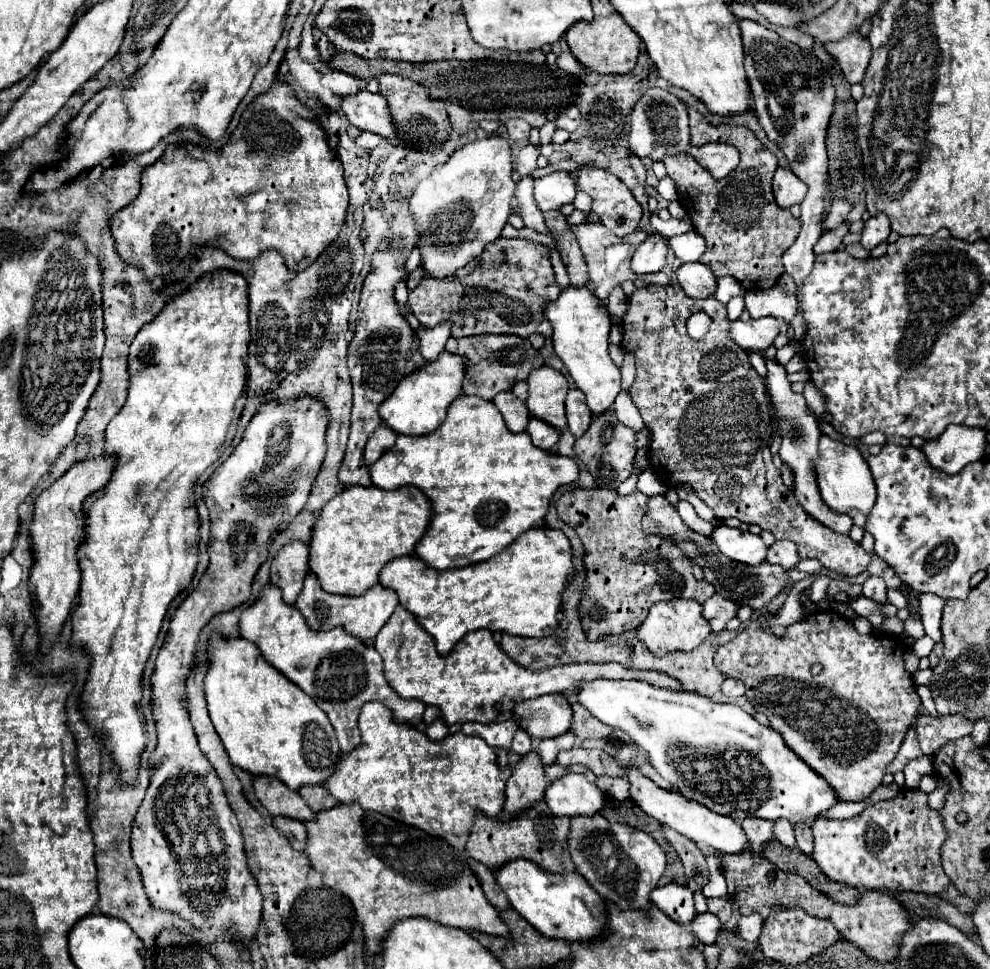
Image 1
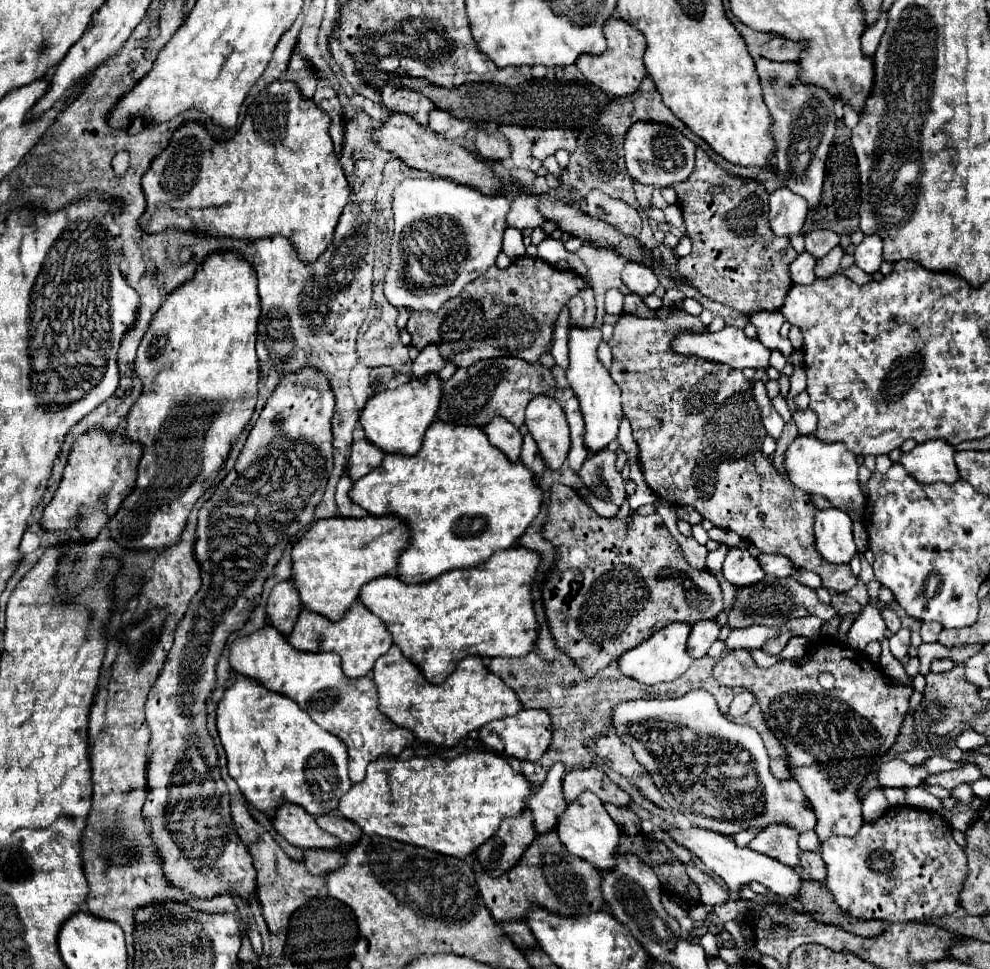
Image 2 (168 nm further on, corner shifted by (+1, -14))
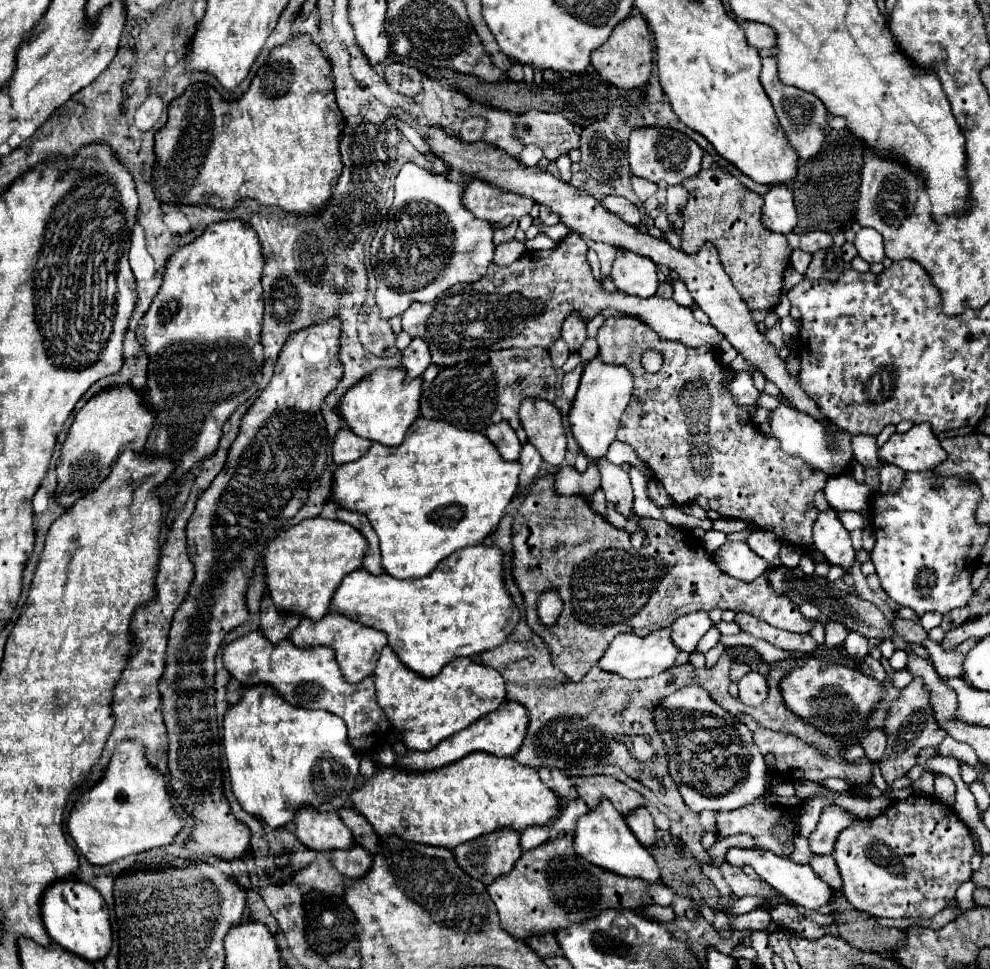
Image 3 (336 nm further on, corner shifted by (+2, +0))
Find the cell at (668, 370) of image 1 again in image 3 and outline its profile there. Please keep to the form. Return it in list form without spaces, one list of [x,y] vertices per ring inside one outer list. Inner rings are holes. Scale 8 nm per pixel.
[[[610,316],[598,330],[598,352],[604,362],[622,364],[634,376],[632,400],[622,414],[618,440],[634,448],[640,460],[654,472],[656,480],[666,488],[670,498],[676,504],[686,504],[694,496],[704,496],[710,502],[710,508],[716,510],[722,518],[738,518],[752,522],[762,530],[772,532],[782,542],[800,546],[804,552],[812,554],[816,562],[824,562],[824,556],[816,552],[812,544],[812,524],[818,516],[814,506],[814,494],[826,486],[828,476],[824,472],[814,472],[798,456],[788,456],[780,450],[776,438],[764,436],[754,424],[742,424],[738,420],[740,404],[730,396],[728,384],[732,382],[732,368],[720,362],[716,348],[700,346],[688,348],[678,342],[660,338],[648,324],[638,316]],[[646,350],[658,350],[664,356],[662,368],[652,374],[642,366],[642,354]]]

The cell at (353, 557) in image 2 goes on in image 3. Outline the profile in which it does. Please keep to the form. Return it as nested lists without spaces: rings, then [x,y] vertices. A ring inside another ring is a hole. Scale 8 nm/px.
[[[320,516],[302,520],[300,524],[278,534],[270,542],[264,558],[268,590],[272,592],[276,608],[320,620],[328,612],[330,600],[344,576],[362,568],[366,550],[368,542],[360,536],[360,532],[356,532],[356,528],[342,524],[340,520],[326,520]]]

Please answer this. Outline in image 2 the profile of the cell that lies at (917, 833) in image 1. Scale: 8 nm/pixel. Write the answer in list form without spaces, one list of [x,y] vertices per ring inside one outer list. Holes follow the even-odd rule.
[[[911,806],[891,808],[875,822],[865,822],[857,836],[833,836],[821,844],[821,856],[827,864],[825,886],[835,896],[841,910],[853,918],[885,920],[885,922],[919,922],[923,918],[941,918],[959,908],[959,892],[963,888],[967,856],[953,840],[953,830],[937,812],[927,812]]]

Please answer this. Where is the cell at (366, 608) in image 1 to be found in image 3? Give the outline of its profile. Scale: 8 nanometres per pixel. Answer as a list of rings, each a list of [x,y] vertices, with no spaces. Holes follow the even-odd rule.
[[[328,612],[322,620],[314,622],[308,618],[302,618],[300,624],[292,630],[290,640],[298,646],[298,648],[308,648],[308,646],[330,646],[336,652],[336,660],[340,664],[340,670],[344,674],[344,678],[348,682],[360,682],[366,676],[370,676],[374,672],[374,666],[378,662],[378,656],[382,652],[382,648],[386,646],[386,636],[384,632],[376,632],[376,628],[368,628],[356,620],[350,620],[346,616],[342,616],[340,612]]]

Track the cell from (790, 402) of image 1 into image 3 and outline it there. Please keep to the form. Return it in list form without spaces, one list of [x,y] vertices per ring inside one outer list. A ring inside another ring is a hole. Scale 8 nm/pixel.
[[[834,508],[820,512],[818,520],[814,522],[814,546],[826,556],[830,564],[840,564],[846,570],[856,560],[850,532],[844,528]]]

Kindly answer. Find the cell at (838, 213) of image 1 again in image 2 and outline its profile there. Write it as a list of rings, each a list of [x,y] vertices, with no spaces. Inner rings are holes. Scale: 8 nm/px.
[[[817,230],[805,236],[805,252],[813,254],[817,260],[827,256],[839,244],[839,236],[831,230]]]

